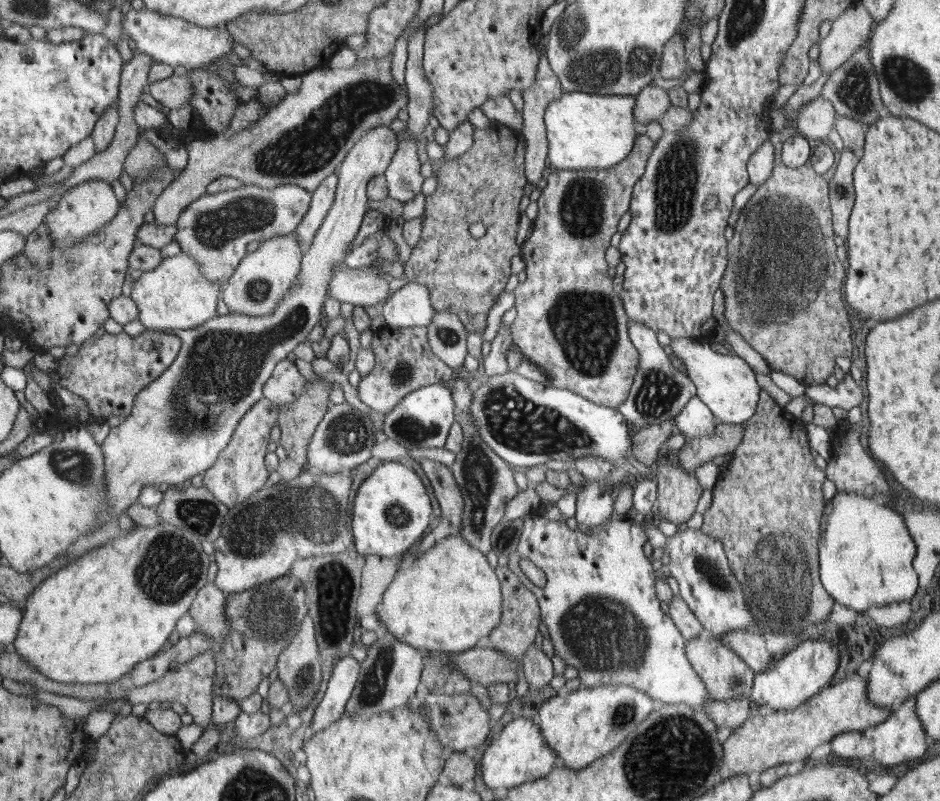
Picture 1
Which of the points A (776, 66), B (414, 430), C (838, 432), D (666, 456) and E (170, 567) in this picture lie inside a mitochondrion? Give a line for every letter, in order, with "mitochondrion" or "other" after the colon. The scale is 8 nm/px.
A: other
B: mitochondrion
C: other
D: other
E: mitochondrion

